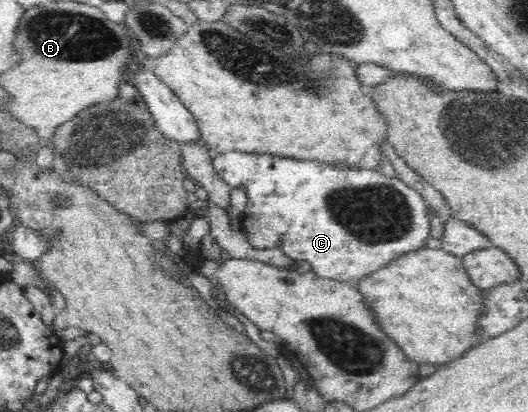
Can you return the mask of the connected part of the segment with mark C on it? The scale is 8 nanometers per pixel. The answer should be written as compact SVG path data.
M227 152L212 158L215 171L231 185L245 187L248 201L241 217L241 230L255 250L281 248L294 262L306 261L322 278L357 282L391 266L401 256L427 248L431 238L431 213L422 194L398 176L389 178L377 170L341 168L313 160L280 158L272 154Z

